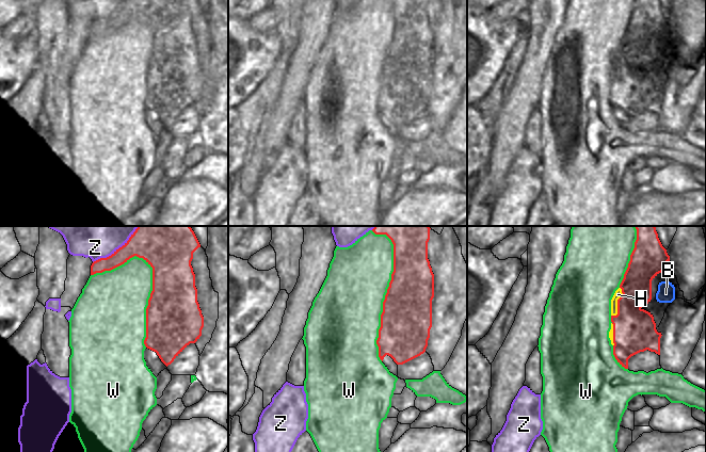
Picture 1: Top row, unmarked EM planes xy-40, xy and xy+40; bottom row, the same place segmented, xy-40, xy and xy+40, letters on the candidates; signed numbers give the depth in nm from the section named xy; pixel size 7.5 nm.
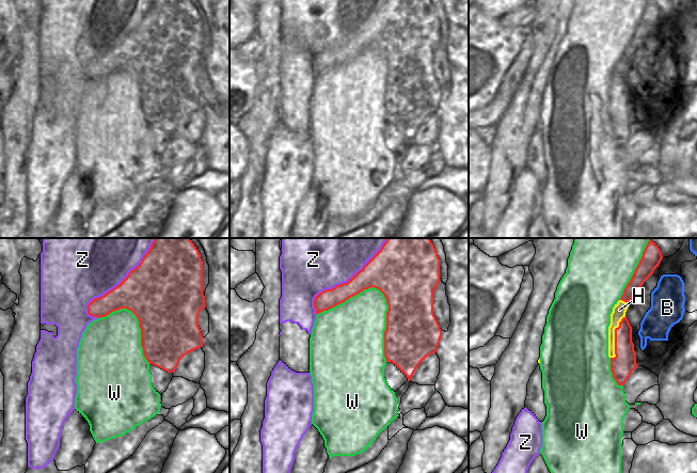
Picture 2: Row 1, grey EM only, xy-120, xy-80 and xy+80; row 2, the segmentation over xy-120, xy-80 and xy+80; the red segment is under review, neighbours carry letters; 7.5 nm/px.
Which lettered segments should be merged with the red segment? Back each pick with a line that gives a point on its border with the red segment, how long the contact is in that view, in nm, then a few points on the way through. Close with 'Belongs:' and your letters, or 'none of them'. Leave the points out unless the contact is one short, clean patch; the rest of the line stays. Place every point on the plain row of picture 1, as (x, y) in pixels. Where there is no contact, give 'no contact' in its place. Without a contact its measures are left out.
Belongs: none of them

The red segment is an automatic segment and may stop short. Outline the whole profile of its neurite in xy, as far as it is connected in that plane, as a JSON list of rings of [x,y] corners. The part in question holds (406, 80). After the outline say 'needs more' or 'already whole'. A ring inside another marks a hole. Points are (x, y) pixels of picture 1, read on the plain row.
[[[390,0],[394,5],[394,33],[383,63],[381,88],[376,106],[379,118],[383,123],[386,116],[397,126],[403,126],[426,113],[432,88],[432,61],[434,59],[434,35],[428,20],[430,0]]]; already whole

